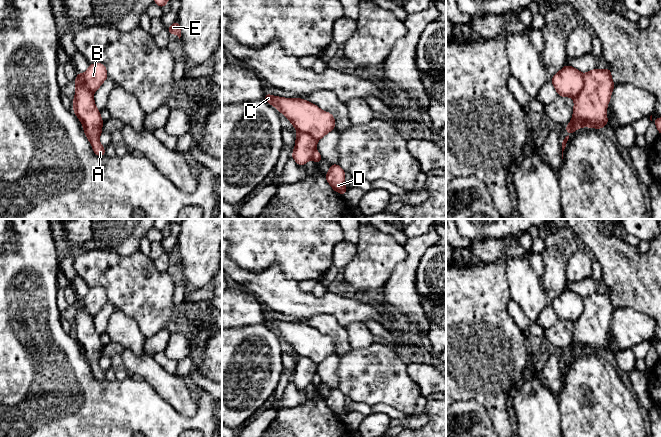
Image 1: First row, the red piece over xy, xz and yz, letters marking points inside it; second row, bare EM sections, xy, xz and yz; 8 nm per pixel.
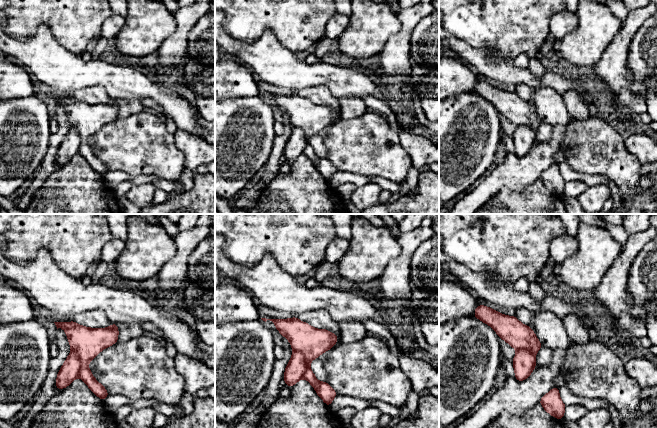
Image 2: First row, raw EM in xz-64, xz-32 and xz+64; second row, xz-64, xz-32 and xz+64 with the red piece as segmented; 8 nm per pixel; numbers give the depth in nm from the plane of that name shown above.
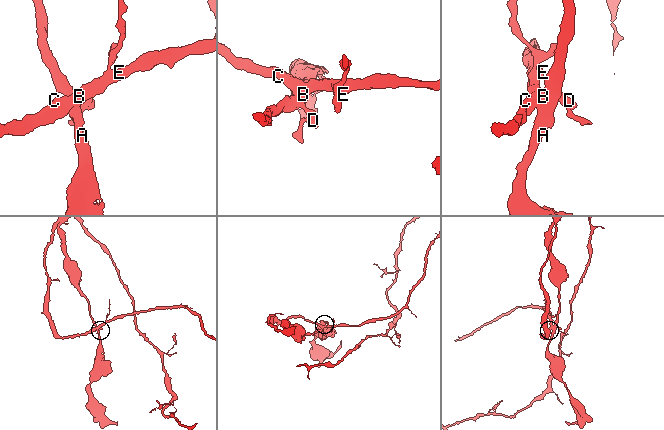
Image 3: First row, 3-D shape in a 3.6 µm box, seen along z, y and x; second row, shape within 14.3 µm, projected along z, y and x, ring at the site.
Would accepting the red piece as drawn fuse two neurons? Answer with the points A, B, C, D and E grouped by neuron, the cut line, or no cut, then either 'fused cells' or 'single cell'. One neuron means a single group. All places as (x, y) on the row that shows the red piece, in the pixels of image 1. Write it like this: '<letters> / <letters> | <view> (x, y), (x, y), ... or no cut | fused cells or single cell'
A / B C D E | yz (584, 74), (584, 86), (574, 98) | fused cells

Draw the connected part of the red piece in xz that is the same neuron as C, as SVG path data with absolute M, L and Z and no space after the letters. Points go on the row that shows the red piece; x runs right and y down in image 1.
M265 93L265 101L280 111L298 133L308 133L316 141L335 130L334 116L307 100L277 97Z

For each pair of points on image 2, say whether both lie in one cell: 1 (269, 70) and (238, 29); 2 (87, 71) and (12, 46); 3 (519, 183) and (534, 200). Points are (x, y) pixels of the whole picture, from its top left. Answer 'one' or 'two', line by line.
1: two
2: one
3: two

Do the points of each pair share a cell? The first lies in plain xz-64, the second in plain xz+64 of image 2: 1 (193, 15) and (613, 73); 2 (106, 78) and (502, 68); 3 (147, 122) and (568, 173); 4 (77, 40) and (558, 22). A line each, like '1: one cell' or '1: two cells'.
1: one cell
2: one cell
3: two cells
4: two cells

